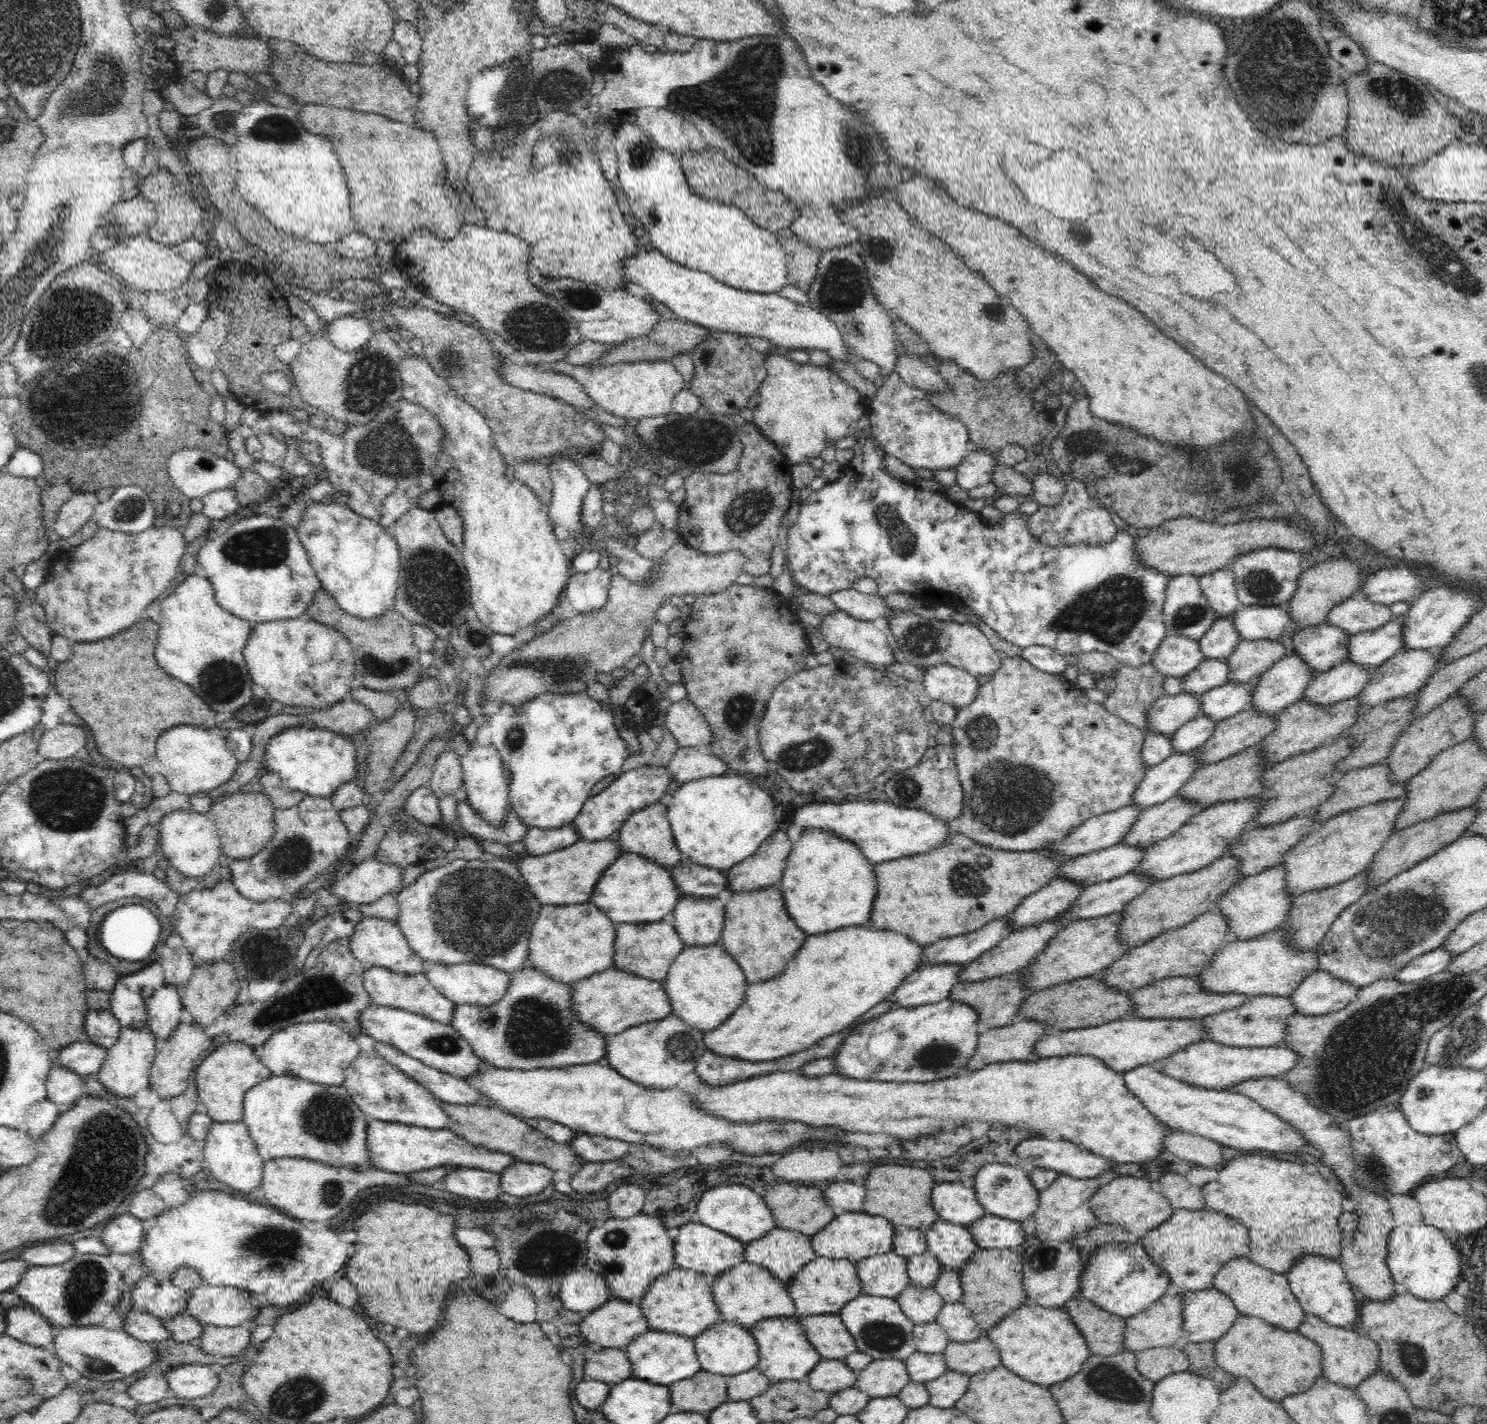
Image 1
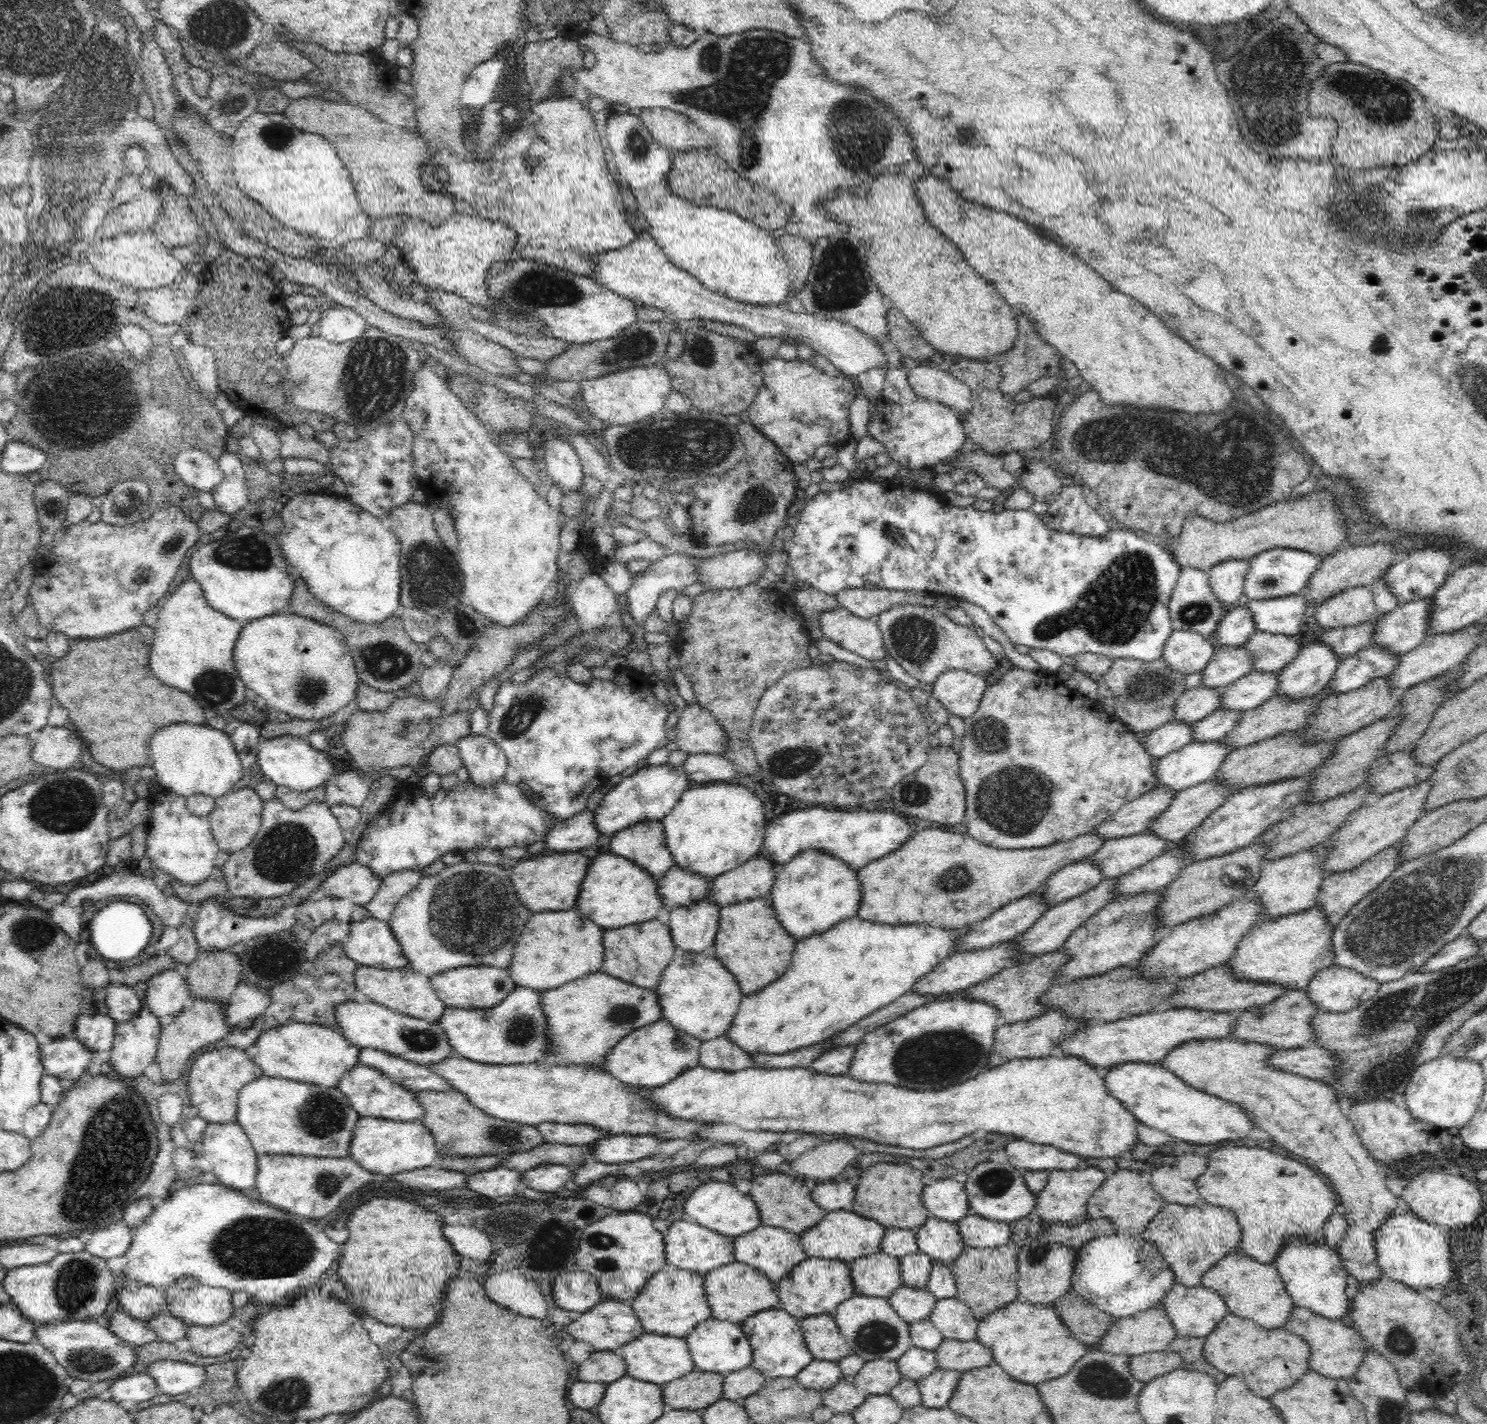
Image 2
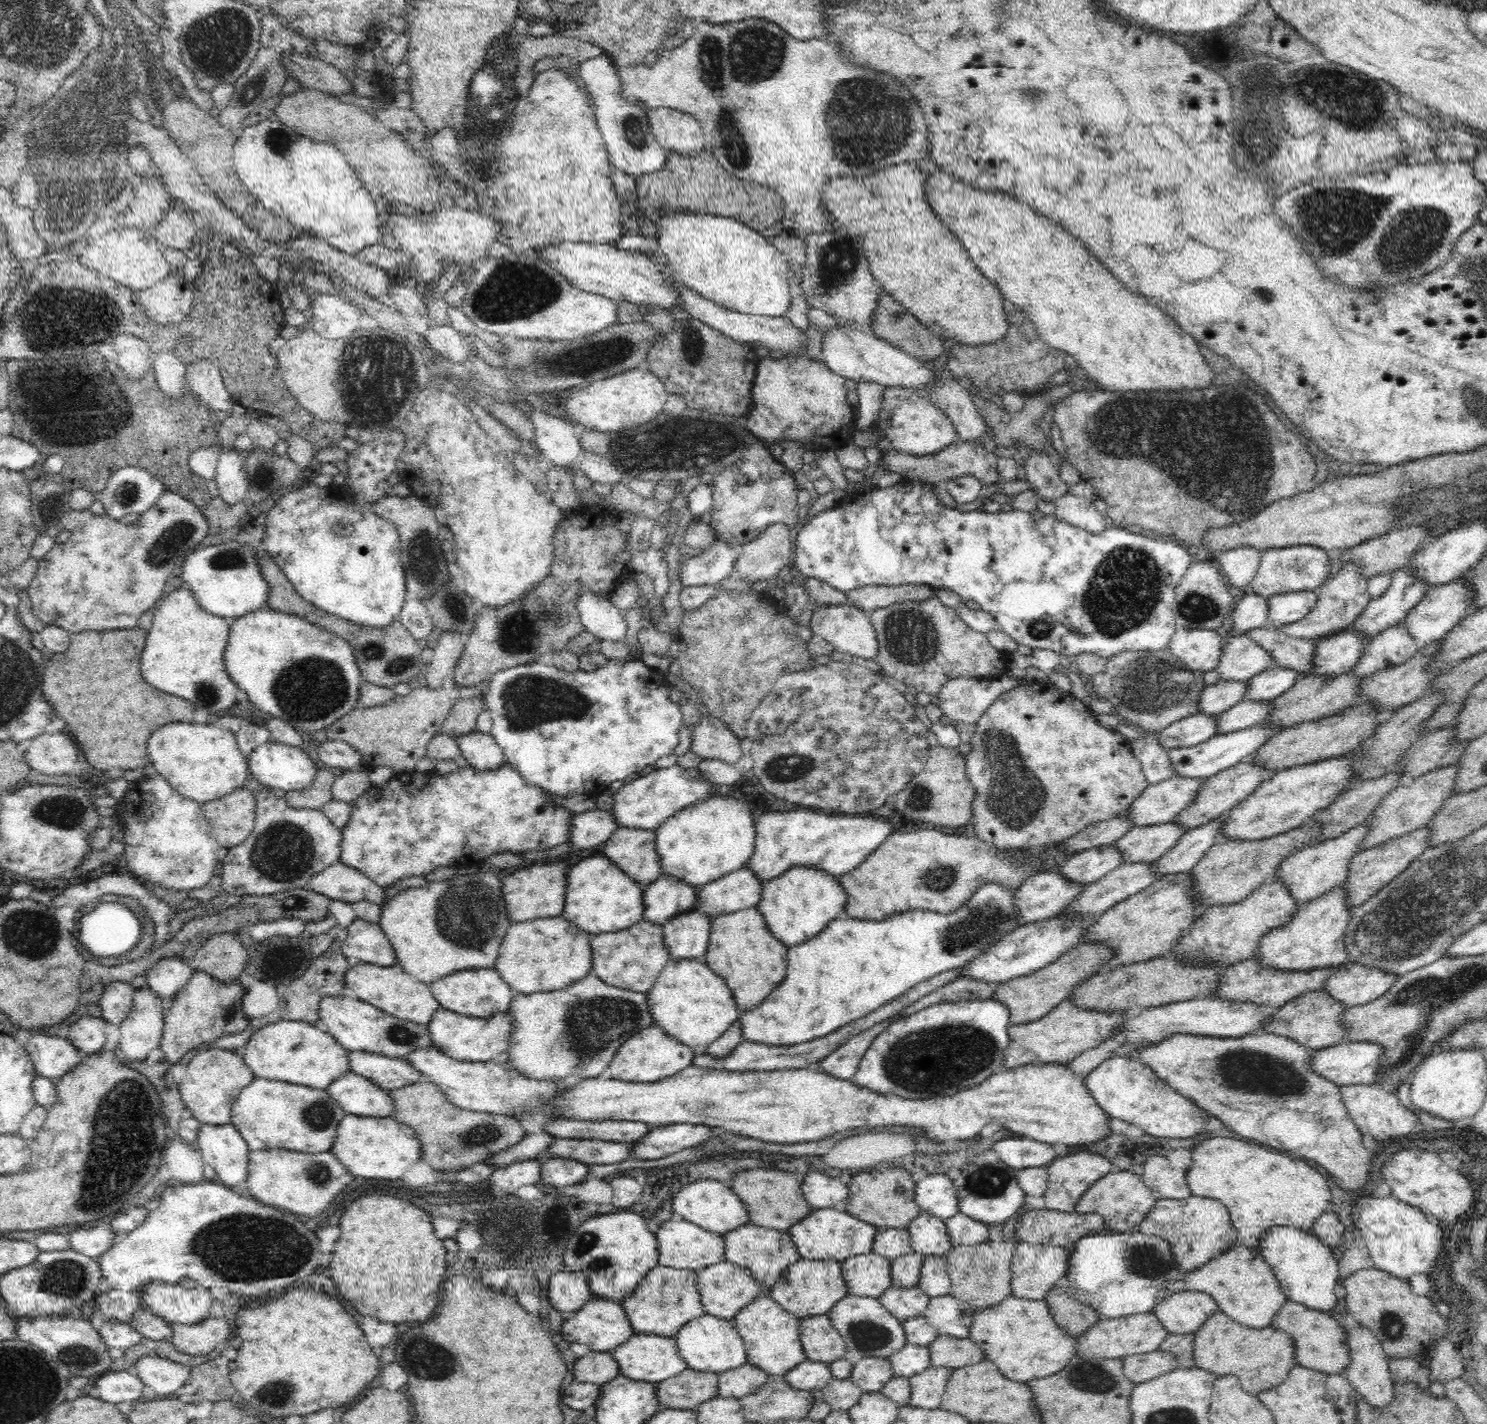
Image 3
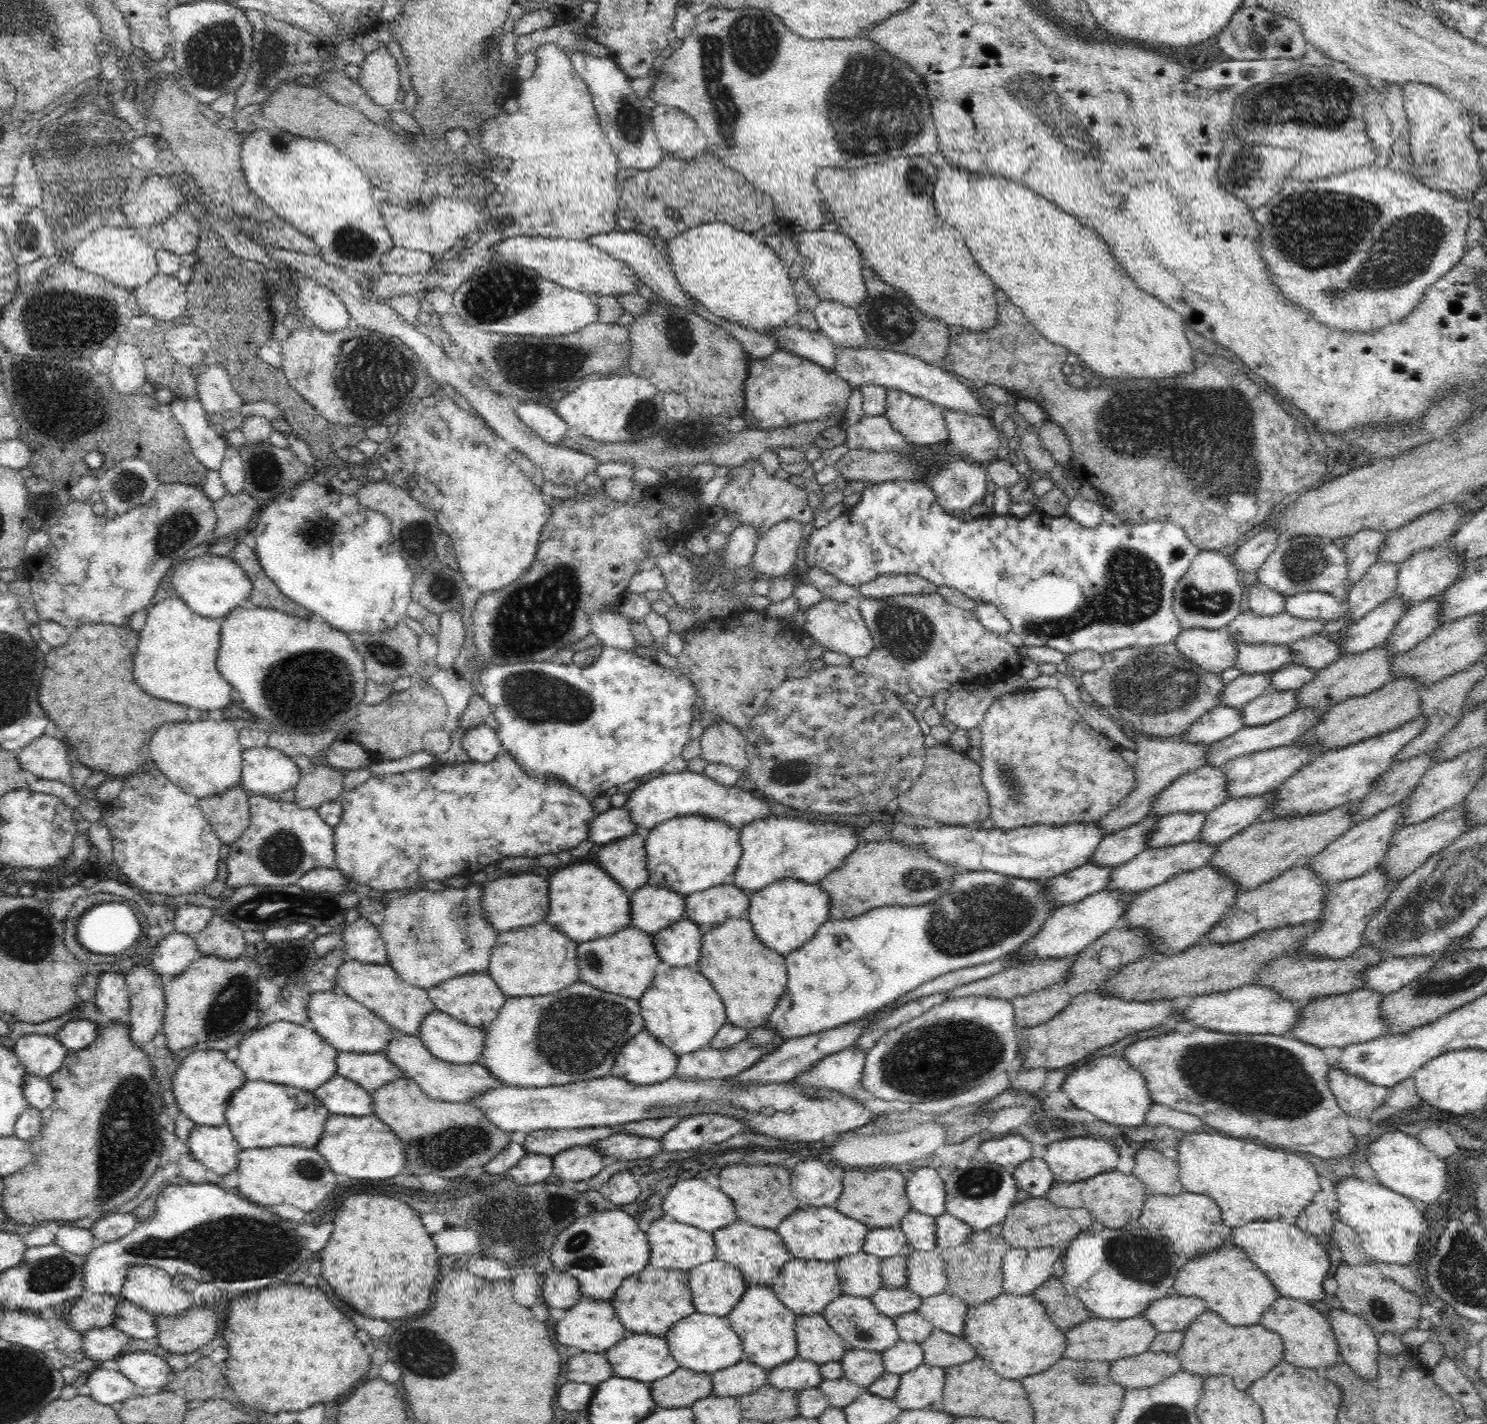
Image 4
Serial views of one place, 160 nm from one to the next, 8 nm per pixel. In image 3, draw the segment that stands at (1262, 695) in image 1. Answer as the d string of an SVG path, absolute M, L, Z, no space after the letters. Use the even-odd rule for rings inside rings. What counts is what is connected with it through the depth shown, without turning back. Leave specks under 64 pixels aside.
M1352 627L1316 641L1313 670L1301 676L1340 676L1352 671L1364 656L1369 638L1363 638Z

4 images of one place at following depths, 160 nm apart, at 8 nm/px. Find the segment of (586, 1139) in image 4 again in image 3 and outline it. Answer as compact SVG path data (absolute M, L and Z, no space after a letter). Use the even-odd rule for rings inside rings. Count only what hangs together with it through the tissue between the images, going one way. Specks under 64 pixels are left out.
M542 1131L536 1134L526 1133L526 1136L518 1144L508 1150L490 1156L486 1161L492 1163L492 1165L496 1165L496 1168L498 1168L515 1162L537 1158L544 1155L544 1152L550 1149L556 1140L548 1131Z

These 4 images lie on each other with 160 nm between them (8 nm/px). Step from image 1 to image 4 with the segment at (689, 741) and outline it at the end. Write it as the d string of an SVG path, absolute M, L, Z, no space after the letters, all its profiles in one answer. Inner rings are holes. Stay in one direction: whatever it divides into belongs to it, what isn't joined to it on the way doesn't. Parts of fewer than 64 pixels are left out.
M721 721L715 722L703 730L701 741L701 757L706 759L709 763L726 764L730 769L741 773L748 767L747 757L747 740L746 733L738 729L732 723Z

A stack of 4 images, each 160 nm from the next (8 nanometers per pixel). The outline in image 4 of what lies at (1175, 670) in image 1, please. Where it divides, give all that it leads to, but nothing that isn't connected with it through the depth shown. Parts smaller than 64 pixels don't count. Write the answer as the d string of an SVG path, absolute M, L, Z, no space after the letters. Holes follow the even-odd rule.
M1184 629L1175 641L1182 655L1203 670L1220 675L1236 665L1237 646L1225 630Z

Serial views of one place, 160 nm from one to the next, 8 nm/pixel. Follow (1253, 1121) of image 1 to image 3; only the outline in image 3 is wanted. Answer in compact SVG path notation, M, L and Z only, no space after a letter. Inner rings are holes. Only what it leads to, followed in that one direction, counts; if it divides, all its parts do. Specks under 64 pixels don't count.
M1112 1055L1085 1078L1086 1088L1098 1107L1124 1122L1140 1127L1146 1136L1170 1138L1201 1138L1210 1114L1179 1092L1170 1088L1151 1068L1134 1059Z

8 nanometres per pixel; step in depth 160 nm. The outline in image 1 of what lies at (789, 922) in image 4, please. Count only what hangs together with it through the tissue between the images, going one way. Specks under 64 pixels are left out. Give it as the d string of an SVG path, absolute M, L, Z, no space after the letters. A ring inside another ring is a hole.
M804 830L791 848L782 880L778 884L790 919L808 935L827 933L852 925L869 925L877 893L873 868L874 863L870 862L853 842L838 838L825 830Z

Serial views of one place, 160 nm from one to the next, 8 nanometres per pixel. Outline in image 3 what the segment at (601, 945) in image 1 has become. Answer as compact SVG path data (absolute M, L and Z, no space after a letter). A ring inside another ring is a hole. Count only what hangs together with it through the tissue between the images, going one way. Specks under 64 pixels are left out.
M562 916L512 923L500 943L494 968L517 994L560 990L591 972L591 938L590 933L580 930Z

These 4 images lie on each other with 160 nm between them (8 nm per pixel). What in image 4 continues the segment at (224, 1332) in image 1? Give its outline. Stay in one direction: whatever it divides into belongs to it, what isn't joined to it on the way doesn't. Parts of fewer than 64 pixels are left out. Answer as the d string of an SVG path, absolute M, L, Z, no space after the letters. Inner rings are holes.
M193 1305L180 1316L155 1314L158 1331L155 1340L163 1349L176 1354L194 1352L218 1336L221 1328L216 1316L214 1308L210 1310L206 1306Z

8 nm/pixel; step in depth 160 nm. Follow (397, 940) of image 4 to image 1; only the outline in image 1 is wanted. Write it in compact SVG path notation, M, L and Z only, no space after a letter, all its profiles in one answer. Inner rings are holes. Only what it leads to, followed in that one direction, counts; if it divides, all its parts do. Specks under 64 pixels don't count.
M494 858L490 862L452 860L444 866L425 871L414 884L402 888L397 899L399 914L395 921L409 947L420 956L421 973L424 975L434 964L486 964L511 973L527 966L532 927L543 904L533 895L516 863L503 858Z

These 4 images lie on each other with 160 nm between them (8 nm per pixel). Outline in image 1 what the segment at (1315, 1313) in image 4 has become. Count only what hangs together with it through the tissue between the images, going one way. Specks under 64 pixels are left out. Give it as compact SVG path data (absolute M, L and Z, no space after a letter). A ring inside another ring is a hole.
M1305 1313L1297 1331L1313 1340L1321 1350L1323 1376L1336 1384L1356 1390L1356 1387L1379 1368L1378 1344L1370 1337L1364 1338L1350 1327L1335 1327L1317 1316Z

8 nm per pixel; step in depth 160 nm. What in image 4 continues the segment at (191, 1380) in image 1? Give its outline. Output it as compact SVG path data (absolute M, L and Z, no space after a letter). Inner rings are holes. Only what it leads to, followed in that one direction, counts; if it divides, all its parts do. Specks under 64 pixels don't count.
M130 1352L116 1358L118 1363L118 1370L133 1382L136 1386L136 1395L139 1396L153 1396L158 1394L160 1390L166 1387L168 1383L168 1374L173 1373L174 1370L166 1361L162 1360L161 1355L158 1356L155 1352Z

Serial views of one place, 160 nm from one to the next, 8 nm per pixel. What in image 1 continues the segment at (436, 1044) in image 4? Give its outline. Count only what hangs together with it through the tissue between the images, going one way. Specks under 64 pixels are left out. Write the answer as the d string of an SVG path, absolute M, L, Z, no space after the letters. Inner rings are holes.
M525 966L512 973L512 980L502 1000L490 1006L457 1005L451 1025L468 1041L473 1053L484 1065L498 1068L532 1070L535 1068L560 1068L575 1064L595 1063L607 1053L607 1038L580 1022L571 1009L571 983L558 982Z

